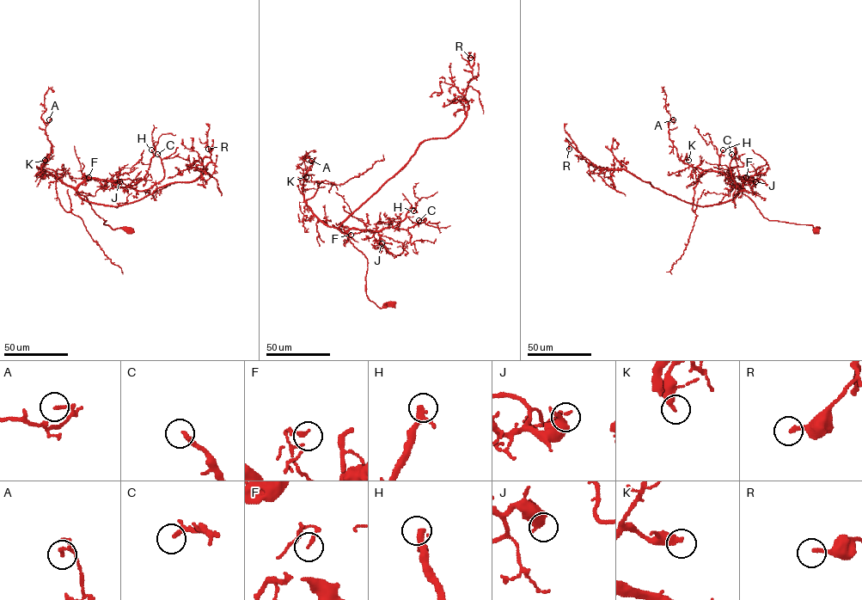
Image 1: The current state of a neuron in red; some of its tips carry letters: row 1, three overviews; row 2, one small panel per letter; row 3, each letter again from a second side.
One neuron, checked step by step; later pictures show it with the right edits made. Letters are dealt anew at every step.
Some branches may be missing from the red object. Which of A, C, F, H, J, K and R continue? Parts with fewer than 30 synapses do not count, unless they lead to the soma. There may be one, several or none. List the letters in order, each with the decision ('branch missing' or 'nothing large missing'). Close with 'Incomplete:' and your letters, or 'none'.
A: nothing large missing
C: nothing large missing
F: nothing large missing
H: branch missing
J: nothing large missing
K: nothing large missing
R: nothing large missing
Incomplete: H

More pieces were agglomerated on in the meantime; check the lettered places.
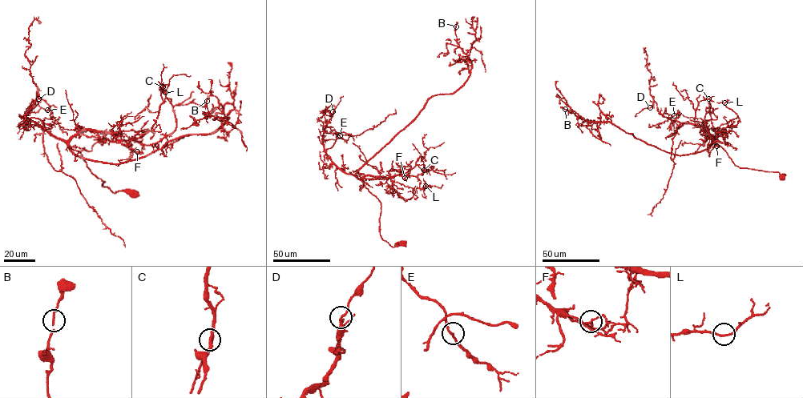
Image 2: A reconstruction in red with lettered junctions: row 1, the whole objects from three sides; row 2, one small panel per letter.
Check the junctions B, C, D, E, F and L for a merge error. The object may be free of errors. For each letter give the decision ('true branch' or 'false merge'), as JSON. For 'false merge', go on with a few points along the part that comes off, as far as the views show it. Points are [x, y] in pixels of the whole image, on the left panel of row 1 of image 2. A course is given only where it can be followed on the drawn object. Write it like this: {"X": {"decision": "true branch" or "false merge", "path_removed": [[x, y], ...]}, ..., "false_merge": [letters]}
{"B": {"decision": "true branch"}, "C": {"decision": "true branch"}, "D": {"decision": "true branch"}, "E": {"decision": "true branch"}, "F": {"decision": "false merge", "path_removed": [[136, 151], [121, 143], [79, 133]]}, "L": {"decision": "true branch"}, "false_merge": ["F"]}

